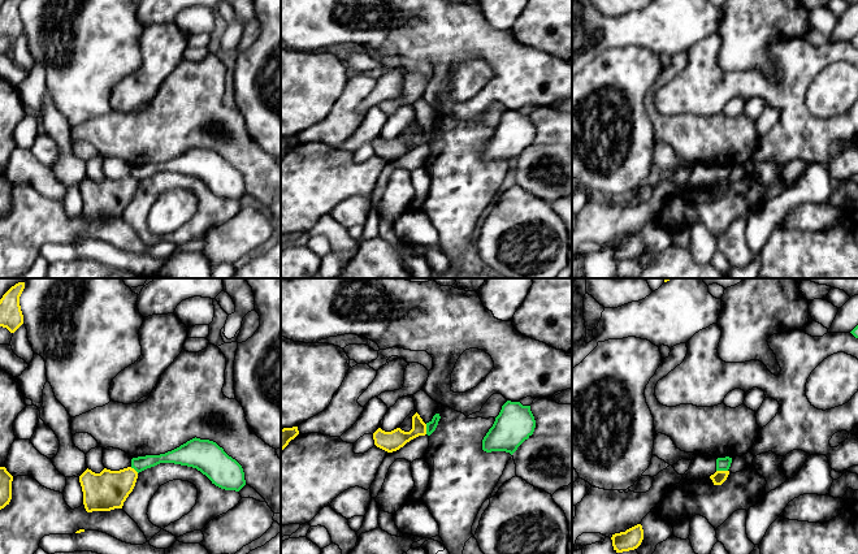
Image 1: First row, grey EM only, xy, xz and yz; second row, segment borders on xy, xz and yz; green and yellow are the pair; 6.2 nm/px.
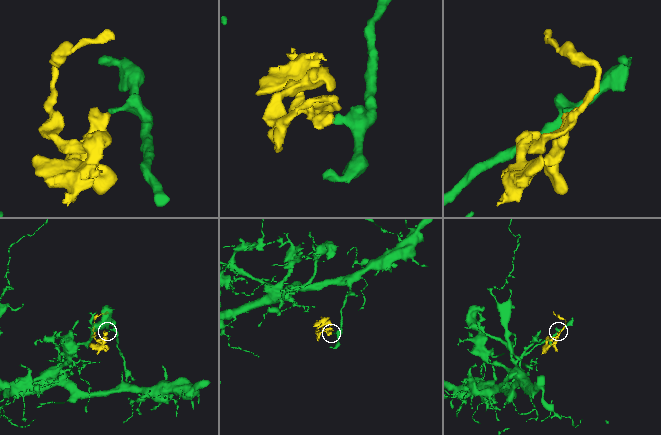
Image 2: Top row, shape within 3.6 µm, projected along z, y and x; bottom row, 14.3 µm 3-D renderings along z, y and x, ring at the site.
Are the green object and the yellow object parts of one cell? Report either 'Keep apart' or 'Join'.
Keep apart

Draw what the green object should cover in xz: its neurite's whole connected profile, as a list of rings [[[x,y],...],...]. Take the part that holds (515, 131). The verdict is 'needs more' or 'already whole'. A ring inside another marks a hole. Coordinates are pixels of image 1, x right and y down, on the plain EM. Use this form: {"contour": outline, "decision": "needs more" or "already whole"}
{"contour": [[[507,109],[482,148],[482,159],[506,160],[512,164],[533,143],[534,137],[536,129],[530,114]]], "decision": "already whole"}

